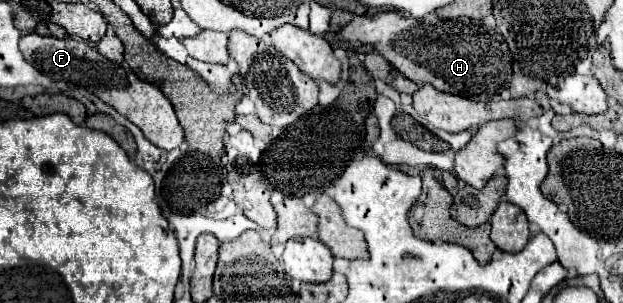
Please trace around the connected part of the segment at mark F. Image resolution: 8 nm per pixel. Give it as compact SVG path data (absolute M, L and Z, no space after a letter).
M29 32L21 36L19 48L25 60L33 64L39 72L49 76L51 80L65 80L83 86L91 94L101 98L105 104L113 106L119 114L123 114L127 120L139 126L141 132L145 132L145 138L155 146L165 150L173 150L181 146L183 128L175 116L169 98L153 84L139 80L135 72L101 56L93 44L75 38L53 38L53 36L39 36L37 32Z

